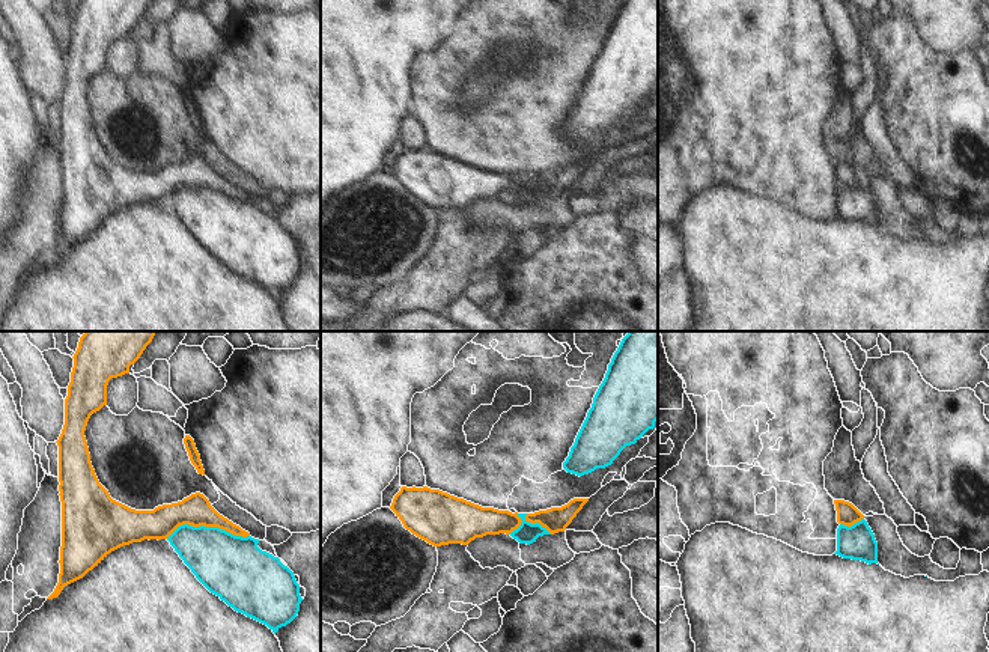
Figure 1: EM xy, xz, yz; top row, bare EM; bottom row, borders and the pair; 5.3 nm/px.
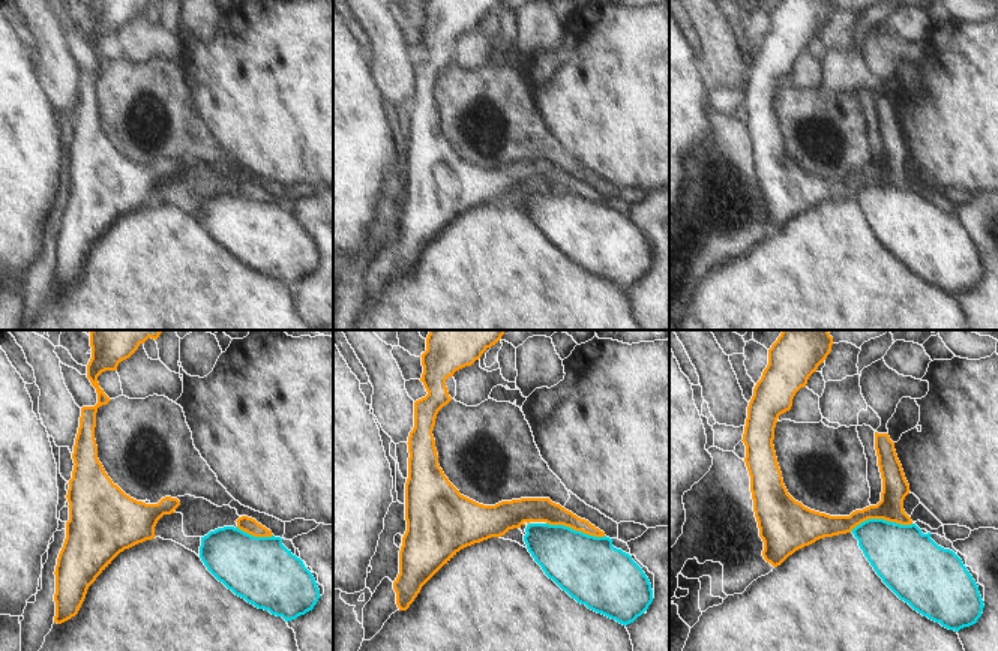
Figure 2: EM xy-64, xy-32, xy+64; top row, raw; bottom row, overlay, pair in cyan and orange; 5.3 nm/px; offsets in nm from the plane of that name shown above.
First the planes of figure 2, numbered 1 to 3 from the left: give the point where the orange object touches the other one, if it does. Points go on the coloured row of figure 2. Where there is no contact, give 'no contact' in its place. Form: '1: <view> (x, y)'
1: xy-64 (252, 536)
2: xy-32 (577, 531)
3: xy+64 (880, 519)

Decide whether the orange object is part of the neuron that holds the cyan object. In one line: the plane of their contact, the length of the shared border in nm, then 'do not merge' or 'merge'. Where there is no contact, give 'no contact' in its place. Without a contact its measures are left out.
xy | 440 nm | do not merge

